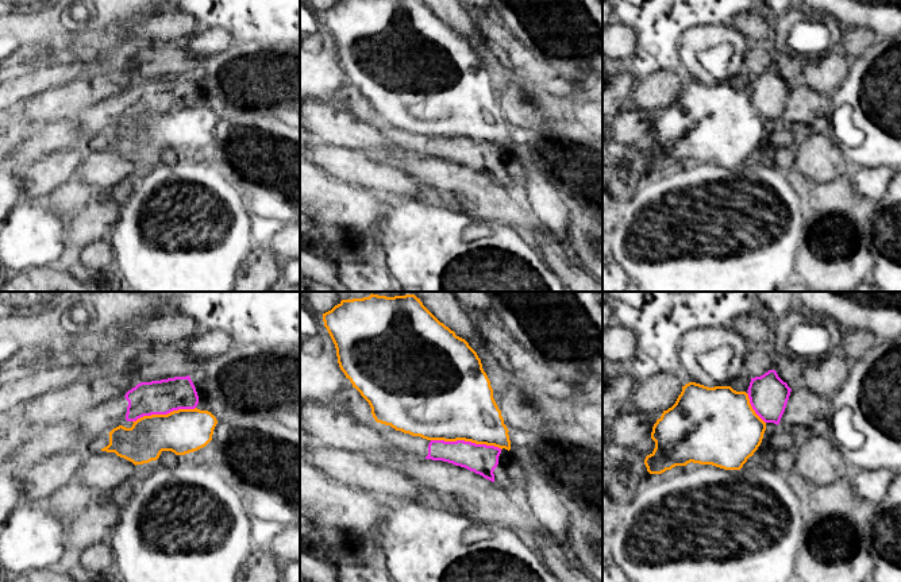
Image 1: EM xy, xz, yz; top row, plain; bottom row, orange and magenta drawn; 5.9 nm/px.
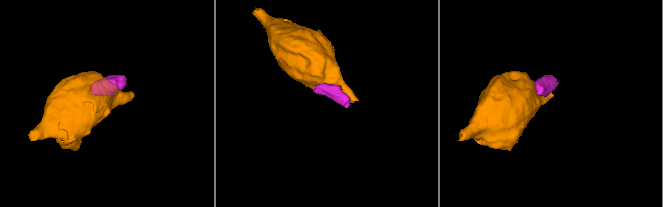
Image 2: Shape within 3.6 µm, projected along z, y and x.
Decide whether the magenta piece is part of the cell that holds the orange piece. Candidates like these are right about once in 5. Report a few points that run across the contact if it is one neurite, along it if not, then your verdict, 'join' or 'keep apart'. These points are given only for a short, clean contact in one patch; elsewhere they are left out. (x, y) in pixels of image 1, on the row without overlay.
line xz (431, 137), (470, 138), (501, 146); keep apart

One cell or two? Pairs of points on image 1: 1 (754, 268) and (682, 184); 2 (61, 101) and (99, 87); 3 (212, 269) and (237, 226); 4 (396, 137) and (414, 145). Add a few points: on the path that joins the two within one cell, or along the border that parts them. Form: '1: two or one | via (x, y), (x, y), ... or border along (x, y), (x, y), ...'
1: one | via (746, 245), (728, 224), (723, 224), (704, 205)
2: one | via (70, 99), (89, 92)
3: one | via (212, 258), (227, 236)
4: one | via (400, 138), (409, 141)

